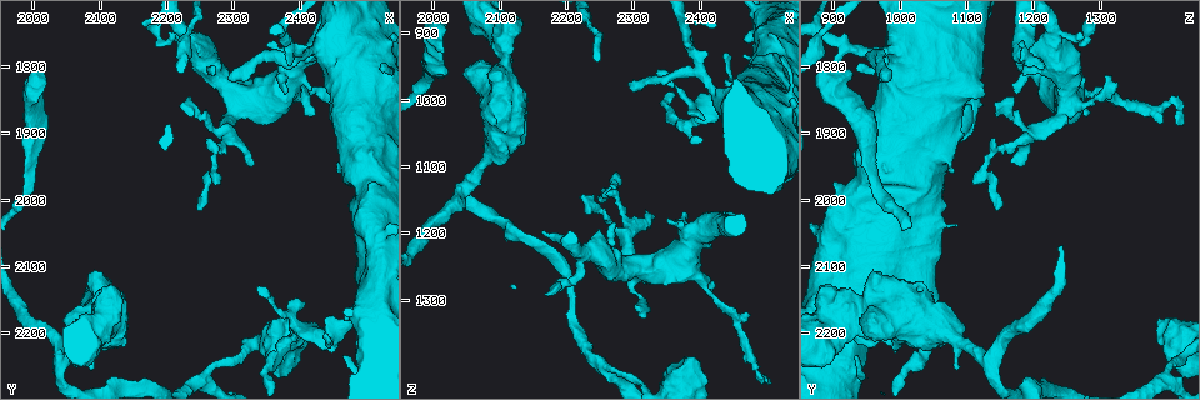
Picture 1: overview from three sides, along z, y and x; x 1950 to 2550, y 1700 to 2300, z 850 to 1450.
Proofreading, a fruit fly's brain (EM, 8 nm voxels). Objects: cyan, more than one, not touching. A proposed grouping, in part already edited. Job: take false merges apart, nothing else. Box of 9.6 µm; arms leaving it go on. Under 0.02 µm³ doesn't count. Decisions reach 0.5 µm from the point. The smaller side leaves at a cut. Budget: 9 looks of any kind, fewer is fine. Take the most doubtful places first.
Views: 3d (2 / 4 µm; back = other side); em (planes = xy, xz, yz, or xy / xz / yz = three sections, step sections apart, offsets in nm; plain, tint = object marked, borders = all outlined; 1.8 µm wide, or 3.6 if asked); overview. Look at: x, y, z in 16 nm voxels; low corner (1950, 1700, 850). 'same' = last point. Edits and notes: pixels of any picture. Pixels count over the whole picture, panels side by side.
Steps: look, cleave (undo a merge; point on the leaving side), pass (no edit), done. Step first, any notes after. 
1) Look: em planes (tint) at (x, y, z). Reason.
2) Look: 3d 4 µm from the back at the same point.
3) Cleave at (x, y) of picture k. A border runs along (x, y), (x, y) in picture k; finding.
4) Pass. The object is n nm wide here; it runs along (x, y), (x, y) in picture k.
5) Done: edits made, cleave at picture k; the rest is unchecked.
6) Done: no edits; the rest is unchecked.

Look: em xy step 16 (tint) at (2295, 1905, 1200). Sudden change in width.

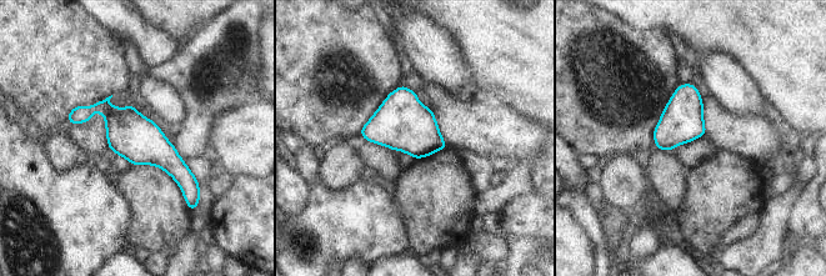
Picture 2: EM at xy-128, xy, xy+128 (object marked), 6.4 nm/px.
Look: em planes (tint) at the same point. Cut it another way.

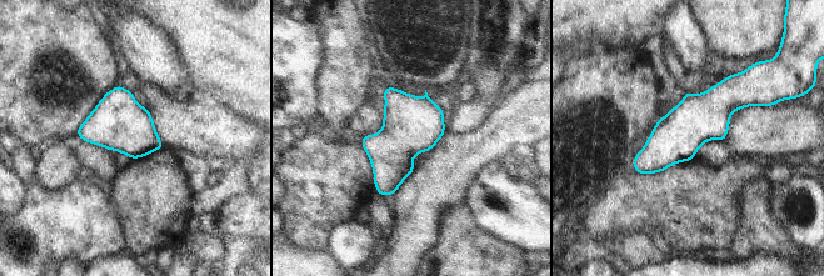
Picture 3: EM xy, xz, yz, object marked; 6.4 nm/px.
Pass. Continuous, no second cell.

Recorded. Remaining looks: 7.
Look: 3d 4 µm at (2260, 2265, 1405). Three-way junction.

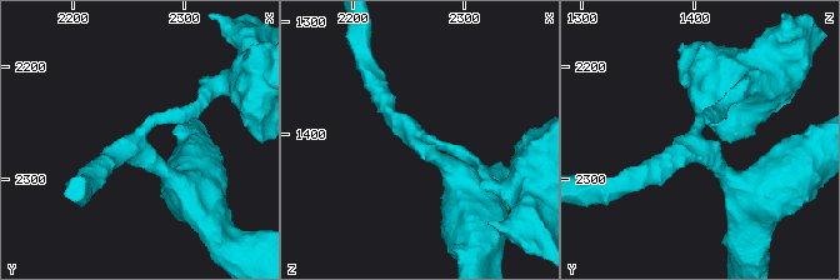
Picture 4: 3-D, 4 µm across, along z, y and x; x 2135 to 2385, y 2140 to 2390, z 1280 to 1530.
Look: em planes (borders) at (2260, 2266, 1400). 3 arms meet here; the arms are 190, 240, 300 nm wide; now the EM.

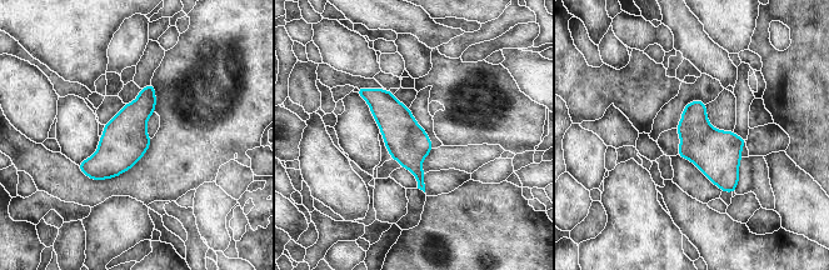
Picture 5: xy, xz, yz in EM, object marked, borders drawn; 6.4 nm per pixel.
Pass. It runs along (359, 90), (398, 125), (420, 185) in picture 5; continuous, no second cell.

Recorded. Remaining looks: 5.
Look: em planes (tint) at (2195, 1760, 1280). Sharp bend.

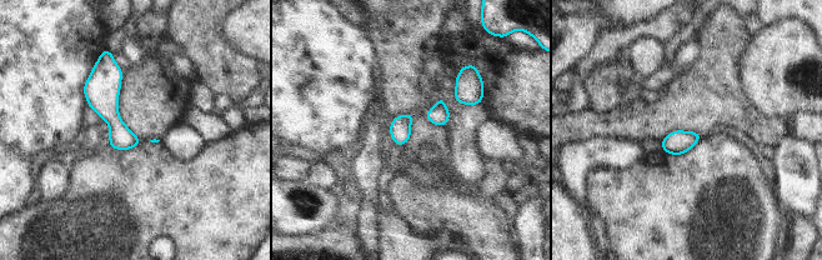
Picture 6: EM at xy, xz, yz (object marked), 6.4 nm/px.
Pass. All the same cell.

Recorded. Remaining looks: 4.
Look: em planes (tint) at (2115, 2150, 895). Touches itself.

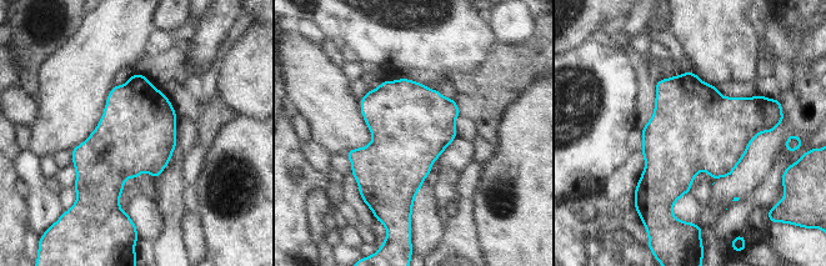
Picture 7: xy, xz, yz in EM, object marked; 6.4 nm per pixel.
Pass. Continuous, no second cell.

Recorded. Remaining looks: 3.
Done: no edits; the rest is unchecked.

